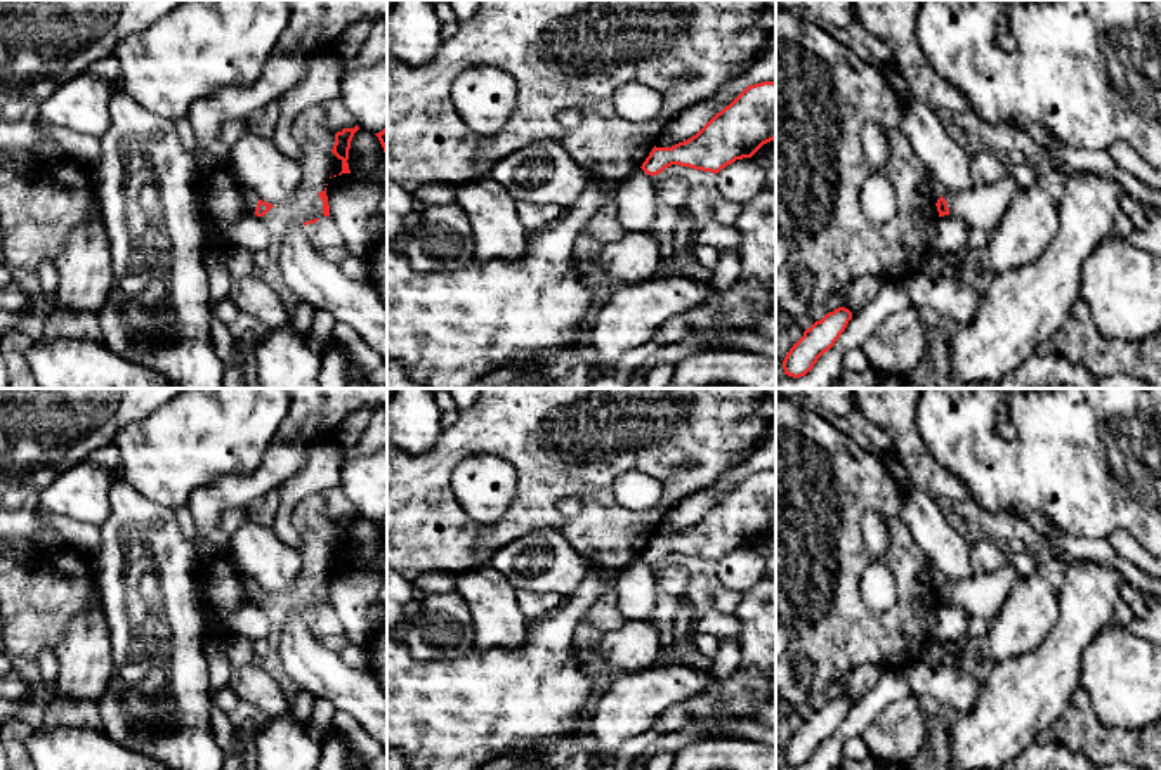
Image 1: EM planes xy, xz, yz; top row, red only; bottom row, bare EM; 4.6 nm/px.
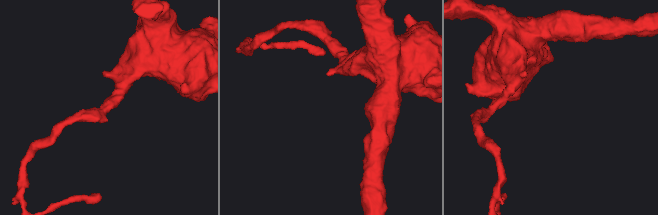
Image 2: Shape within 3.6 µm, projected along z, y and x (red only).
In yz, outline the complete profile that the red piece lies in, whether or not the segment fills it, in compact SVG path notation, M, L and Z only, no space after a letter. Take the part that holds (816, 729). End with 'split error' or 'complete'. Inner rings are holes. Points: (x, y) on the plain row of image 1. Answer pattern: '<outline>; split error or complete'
M838 695L805 718L804 725L793 732L783 749L784 763L793 767L805 765L817 747L835 734L850 708L852 701Z; complete

